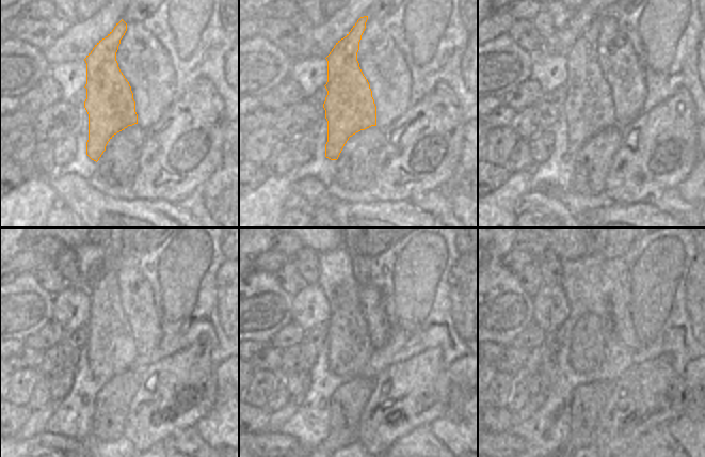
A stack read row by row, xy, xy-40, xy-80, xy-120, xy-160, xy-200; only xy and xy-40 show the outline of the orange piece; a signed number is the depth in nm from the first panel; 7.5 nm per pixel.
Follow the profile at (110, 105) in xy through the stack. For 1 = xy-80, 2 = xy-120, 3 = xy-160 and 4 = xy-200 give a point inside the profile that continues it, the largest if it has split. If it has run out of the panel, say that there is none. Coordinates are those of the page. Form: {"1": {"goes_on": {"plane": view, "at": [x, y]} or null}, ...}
{"1": {"goes_on": {"plane": "xy-80", "at": [589, 109]}}, "2": {"goes_on": {"plane": "xy-120", "at": [111, 349]}}, "3": {"goes_on": {"plane": "xy-160", "at": [350, 347]}}, "4": {"goes_on": {"plane": "xy-200", "at": [588, 335]}}}

